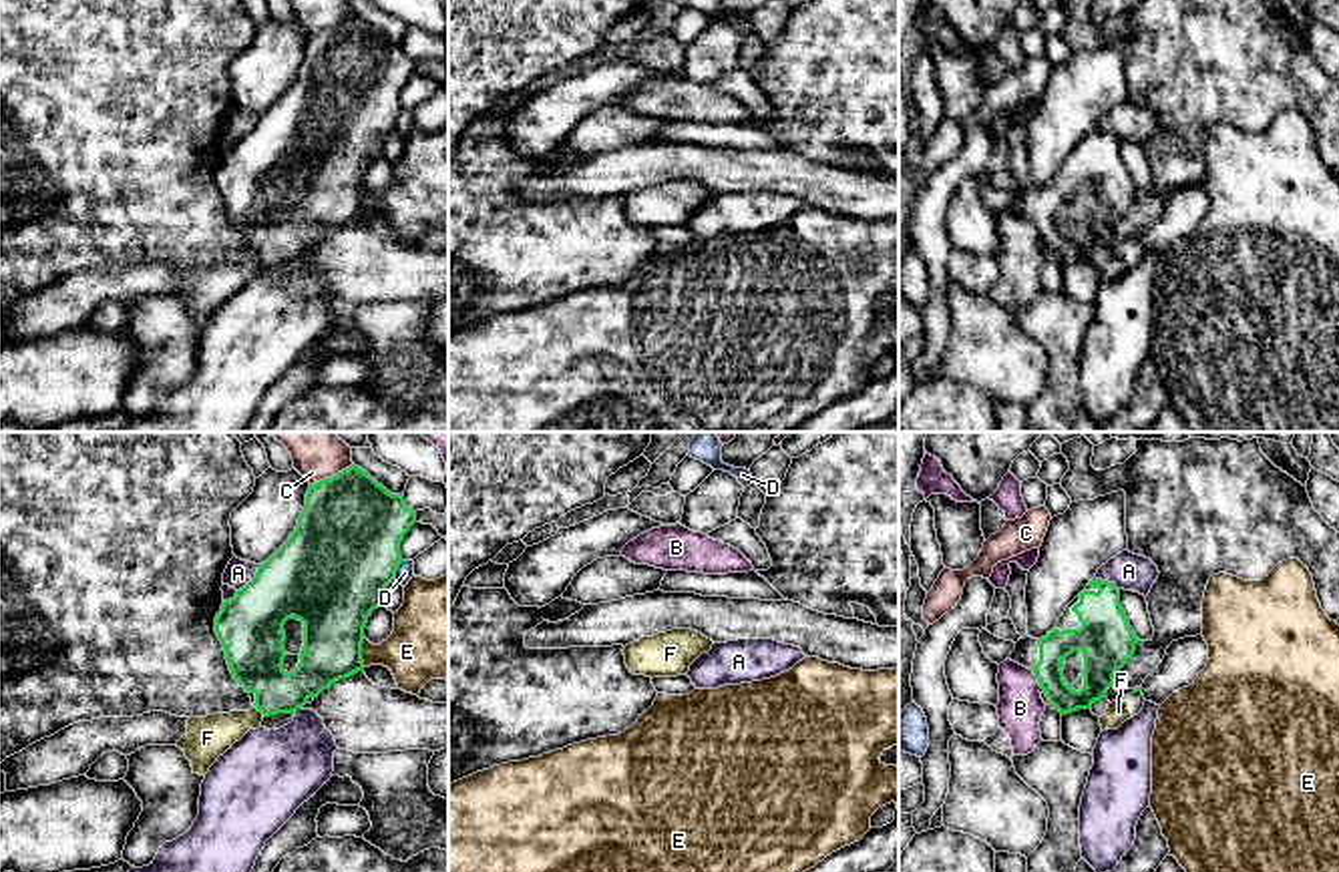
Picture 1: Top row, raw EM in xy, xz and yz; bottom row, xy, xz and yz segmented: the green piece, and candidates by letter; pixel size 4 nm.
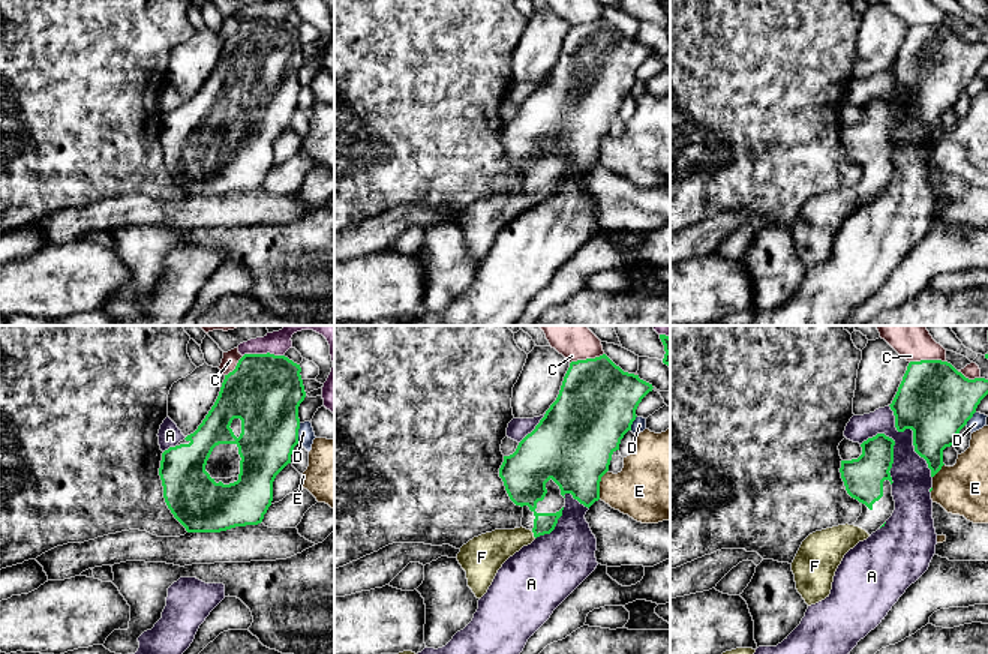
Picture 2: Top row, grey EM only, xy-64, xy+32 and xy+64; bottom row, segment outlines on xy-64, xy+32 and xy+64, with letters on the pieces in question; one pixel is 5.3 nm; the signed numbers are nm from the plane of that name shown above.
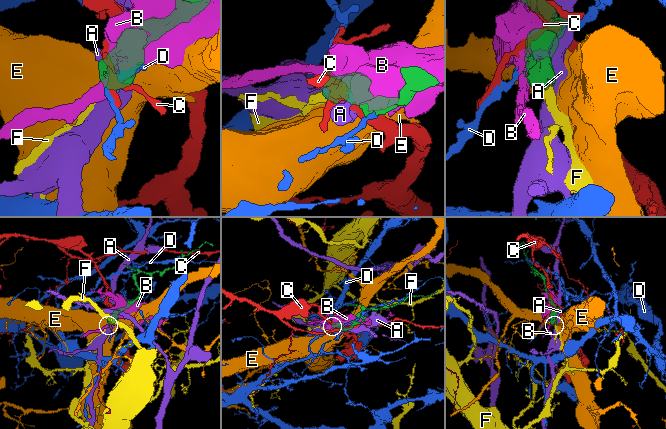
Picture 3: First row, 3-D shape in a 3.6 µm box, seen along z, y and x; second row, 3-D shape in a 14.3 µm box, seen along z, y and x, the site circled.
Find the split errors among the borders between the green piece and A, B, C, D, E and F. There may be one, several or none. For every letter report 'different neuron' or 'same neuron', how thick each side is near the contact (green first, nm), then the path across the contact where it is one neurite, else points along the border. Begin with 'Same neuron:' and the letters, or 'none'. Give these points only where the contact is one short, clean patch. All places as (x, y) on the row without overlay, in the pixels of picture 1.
Same neuron: F
A: different neuron | 360/110 nm
B: different neuron | 130/180 nm
C: different neuron | 420/130 nm
D: different neuron | 440/70 nm
E: different neuron | 320/280 nm | along xy (364, 187), (362, 215)
F: same neuron | 240/170 nm | across xy (254, 197), (262, 224), (260, 260), (250, 270), (208, 288)

